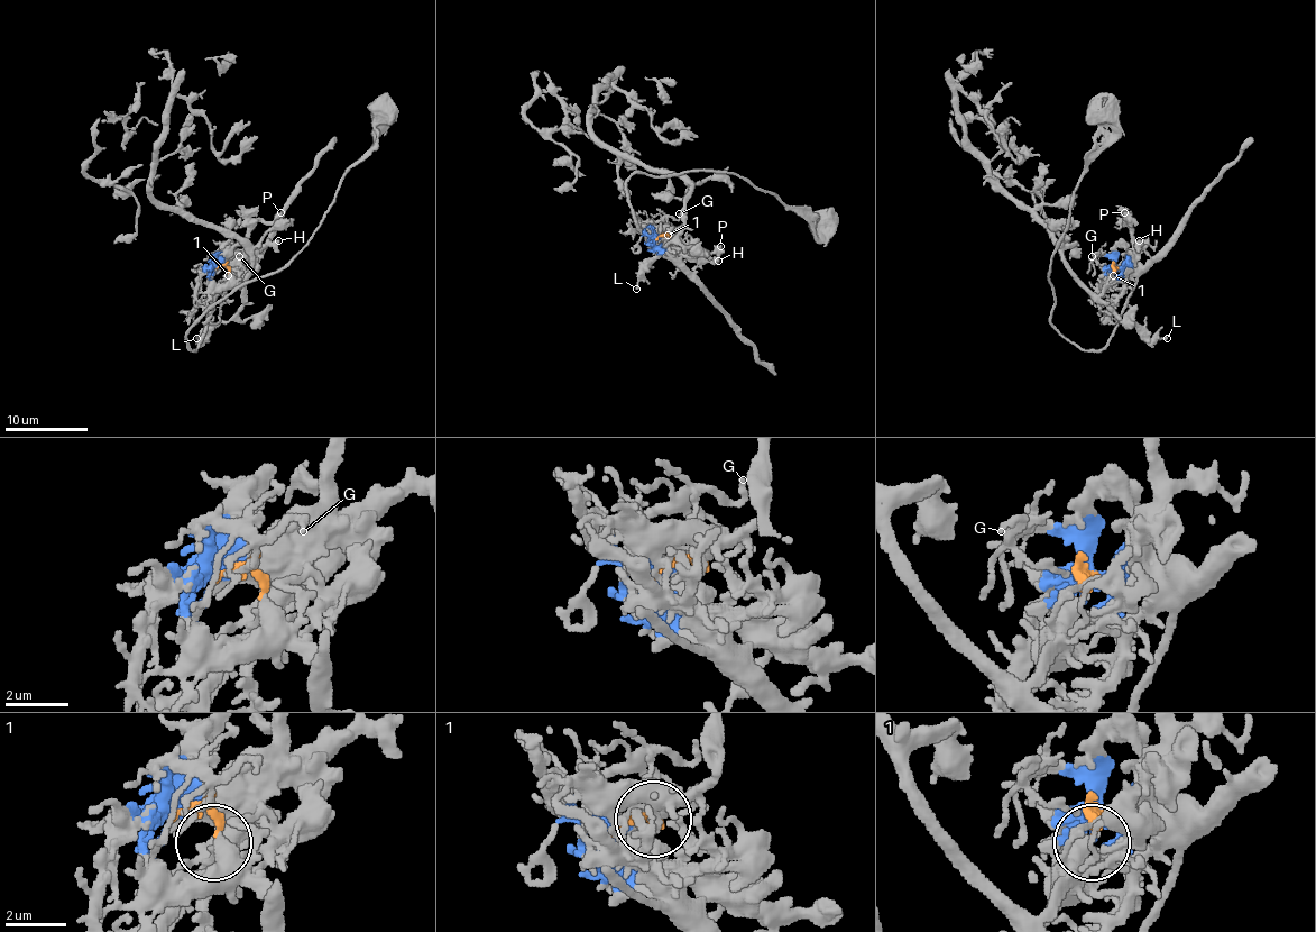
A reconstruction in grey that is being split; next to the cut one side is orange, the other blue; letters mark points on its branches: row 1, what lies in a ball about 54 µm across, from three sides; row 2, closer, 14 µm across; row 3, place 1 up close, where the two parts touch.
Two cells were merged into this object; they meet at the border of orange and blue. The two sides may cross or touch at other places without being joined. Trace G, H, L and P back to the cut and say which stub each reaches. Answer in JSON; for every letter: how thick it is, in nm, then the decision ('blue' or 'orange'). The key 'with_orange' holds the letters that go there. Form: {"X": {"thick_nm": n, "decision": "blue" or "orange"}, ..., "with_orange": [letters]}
{"G": {"thick_nm": 180, "decision": "blue"}, "H": {"thick_nm": 340, "decision": "blue"}, "L": {"thick_nm": 220, "decision": "orange"}, "P": {"thick_nm": 480, "decision": "blue"}, "with_orange": ["L"]}

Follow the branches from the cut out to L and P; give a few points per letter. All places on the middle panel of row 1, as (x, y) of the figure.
L: (656, 239), (665, 232), (673, 232), (686, 222), (636, 289)
P: (656, 239), (656, 245), (698, 256), (712, 254), (721, 245)

